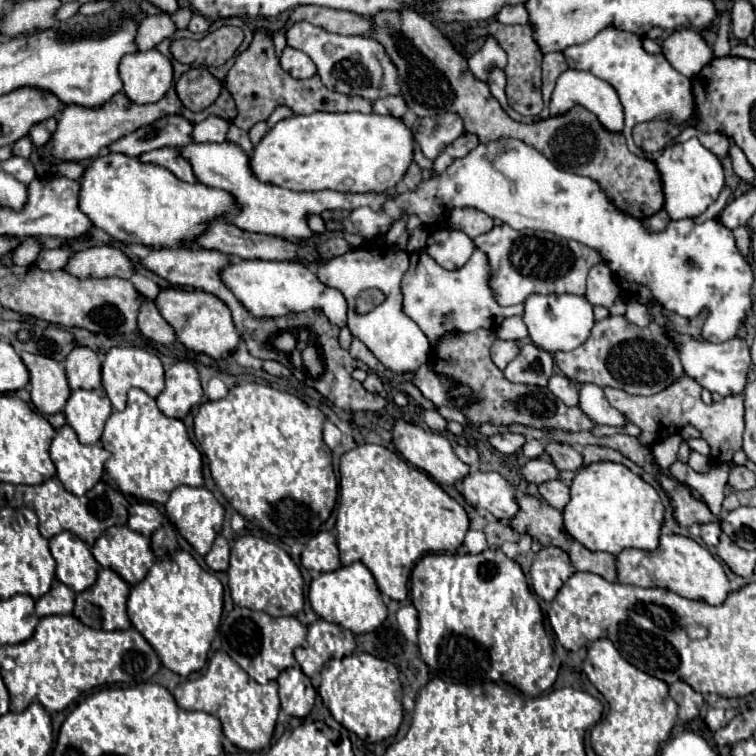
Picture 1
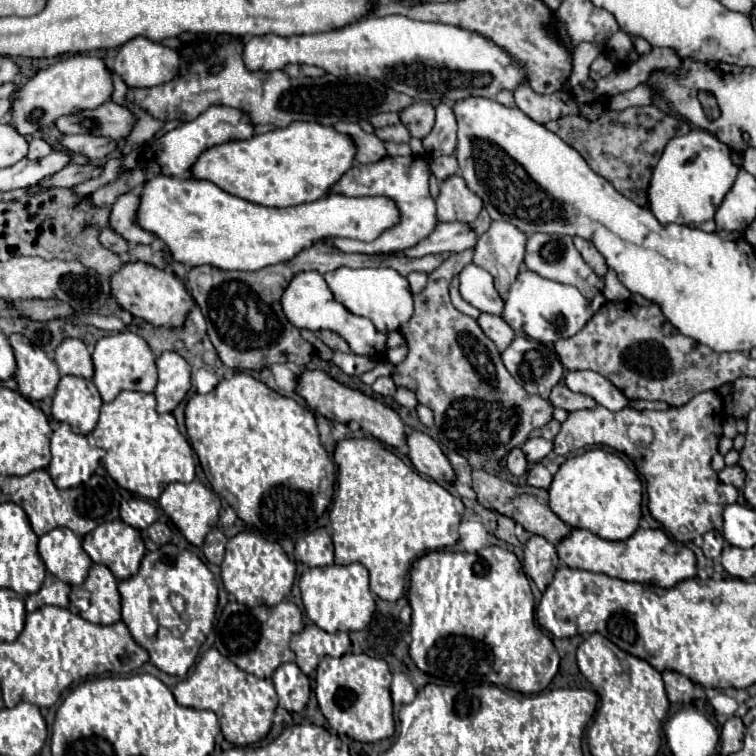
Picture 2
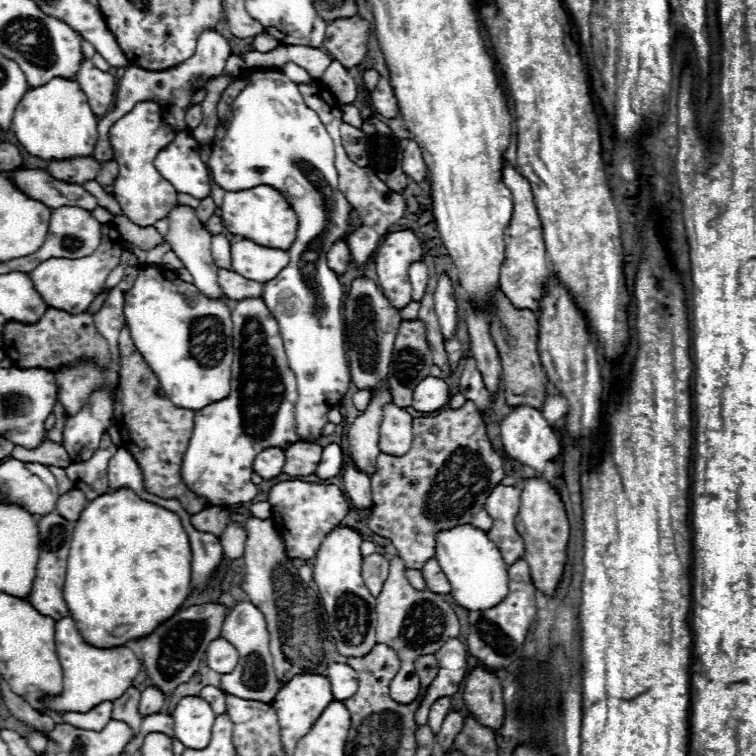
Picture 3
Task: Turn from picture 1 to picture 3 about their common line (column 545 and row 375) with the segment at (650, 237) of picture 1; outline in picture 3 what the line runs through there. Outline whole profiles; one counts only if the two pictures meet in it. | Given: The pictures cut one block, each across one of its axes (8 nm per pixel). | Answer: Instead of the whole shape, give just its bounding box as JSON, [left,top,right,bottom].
[124,266,232,410]

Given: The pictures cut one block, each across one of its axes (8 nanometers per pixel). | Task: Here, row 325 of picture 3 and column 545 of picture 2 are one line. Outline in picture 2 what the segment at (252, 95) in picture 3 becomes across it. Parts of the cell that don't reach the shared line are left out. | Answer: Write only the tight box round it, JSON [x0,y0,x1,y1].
[502,268,606,342]

